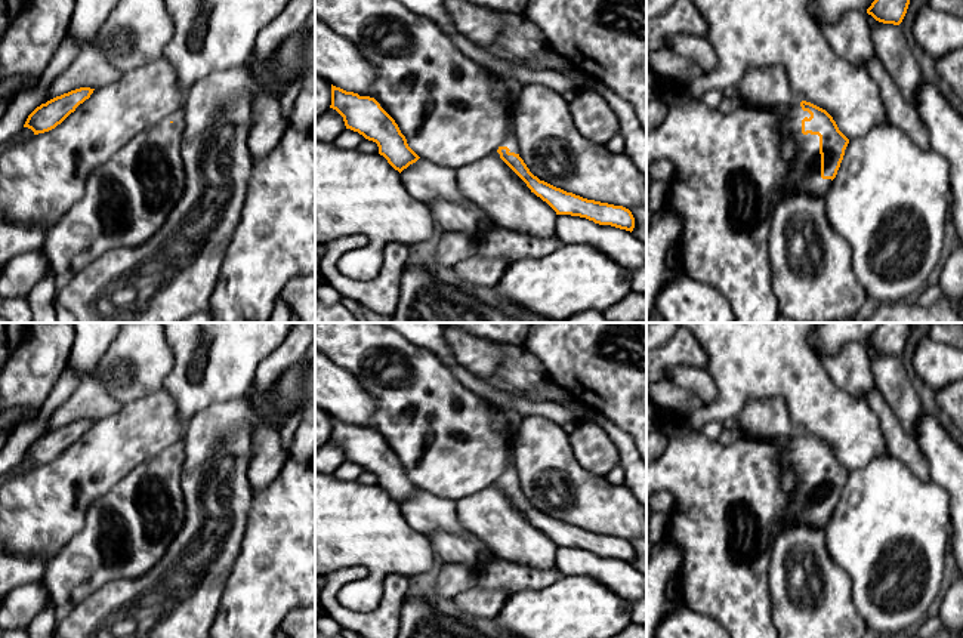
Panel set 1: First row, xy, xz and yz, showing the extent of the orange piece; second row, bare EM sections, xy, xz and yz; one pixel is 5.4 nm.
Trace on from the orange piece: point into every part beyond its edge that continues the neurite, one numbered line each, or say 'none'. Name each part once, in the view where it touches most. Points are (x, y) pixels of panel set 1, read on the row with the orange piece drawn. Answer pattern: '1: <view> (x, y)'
1: yz (730, 173)

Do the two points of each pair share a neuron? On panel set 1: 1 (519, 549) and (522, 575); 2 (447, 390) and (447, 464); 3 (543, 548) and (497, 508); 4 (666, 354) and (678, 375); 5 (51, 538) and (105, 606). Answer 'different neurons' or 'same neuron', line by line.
1: different neurons
2: same neuron
3: same neuron
4: different neurons
5: different neurons

